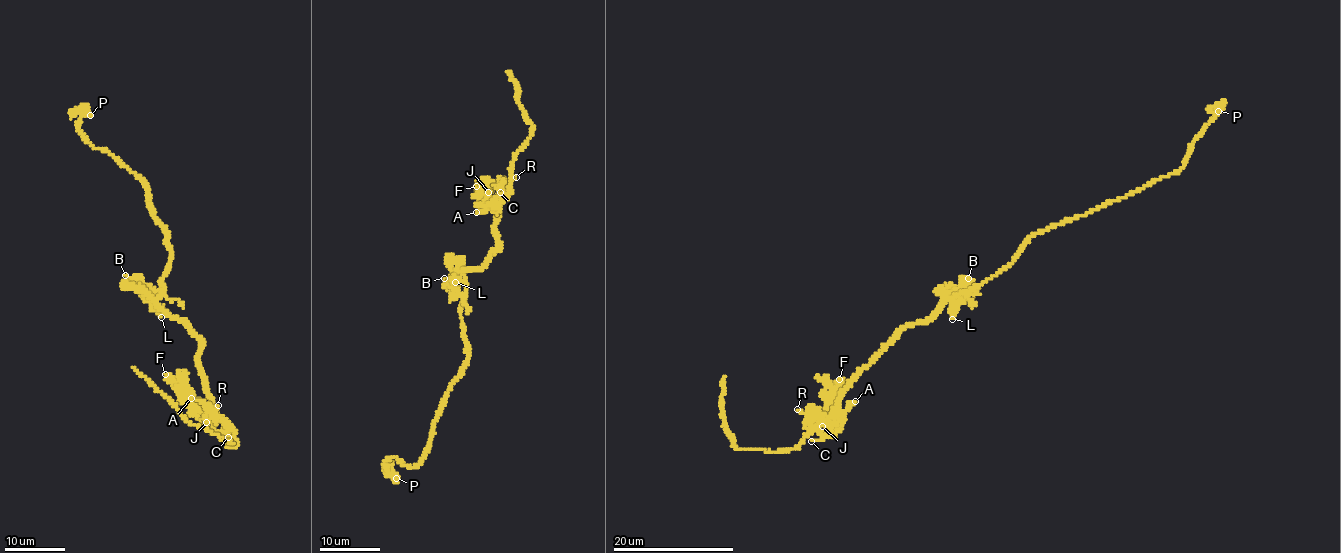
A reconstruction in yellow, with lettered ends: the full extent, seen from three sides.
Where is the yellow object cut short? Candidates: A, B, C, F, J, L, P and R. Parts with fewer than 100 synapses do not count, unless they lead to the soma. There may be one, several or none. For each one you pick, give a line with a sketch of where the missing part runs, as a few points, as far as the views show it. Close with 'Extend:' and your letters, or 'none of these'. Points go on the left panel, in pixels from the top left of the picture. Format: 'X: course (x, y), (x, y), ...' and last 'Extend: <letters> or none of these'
Extend: none of these

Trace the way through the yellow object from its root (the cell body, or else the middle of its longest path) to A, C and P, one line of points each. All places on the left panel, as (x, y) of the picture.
A: (162, 308), (187, 321), (202, 344), (197, 360), (211, 406), (202, 409), (191, 398)
C: (162, 308), (185, 319), (200, 338), (197, 360), (205, 390), (228, 437)
P: (162, 308), (156, 300), (169, 269), (167, 235), (141, 179), (84, 137), (80, 114), (90, 115)

